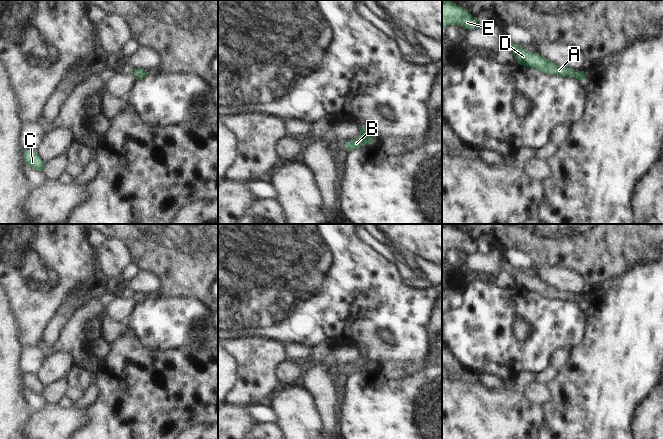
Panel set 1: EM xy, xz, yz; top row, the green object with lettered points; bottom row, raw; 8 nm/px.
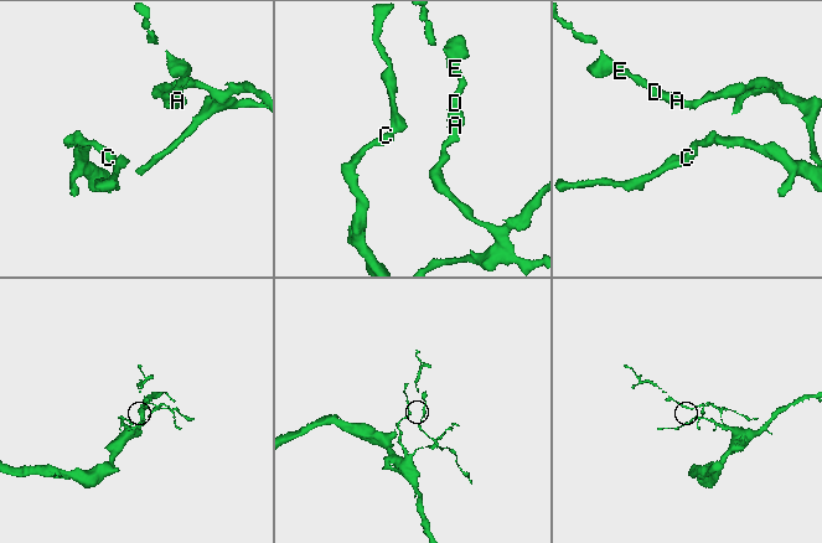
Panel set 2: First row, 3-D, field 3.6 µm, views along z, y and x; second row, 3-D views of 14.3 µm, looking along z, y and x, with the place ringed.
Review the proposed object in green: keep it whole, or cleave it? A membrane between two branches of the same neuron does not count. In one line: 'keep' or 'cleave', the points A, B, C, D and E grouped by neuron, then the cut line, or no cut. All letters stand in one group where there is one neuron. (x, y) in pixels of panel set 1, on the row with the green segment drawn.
keep; groups A B C D E; cut none

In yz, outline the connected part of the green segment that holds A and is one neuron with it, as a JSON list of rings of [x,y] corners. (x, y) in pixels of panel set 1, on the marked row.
[[[505,34],[502,35],[501,47],[506,48],[512,52],[515,56],[515,62],[520,65],[524,65],[532,69],[537,69],[541,73],[546,73],[548,75],[576,78],[586,82],[584,71],[575,71],[569,67],[561,67],[552,61],[549,61],[537,52],[531,53],[524,47],[519,47],[511,43],[508,36]]]

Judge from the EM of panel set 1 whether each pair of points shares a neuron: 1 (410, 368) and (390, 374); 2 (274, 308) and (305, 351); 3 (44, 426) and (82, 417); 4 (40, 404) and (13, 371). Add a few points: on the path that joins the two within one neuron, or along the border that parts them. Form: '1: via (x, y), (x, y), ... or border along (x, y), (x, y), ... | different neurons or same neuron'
1: via (405, 369), (395, 370) | same neuron
2: border along (284, 342), (299, 342), (312, 348) | different neurons
3: via (53, 426), (73, 419) | same neuron
4: border along (25, 388), (24, 392), (27, 403), (33, 410) | different neurons

